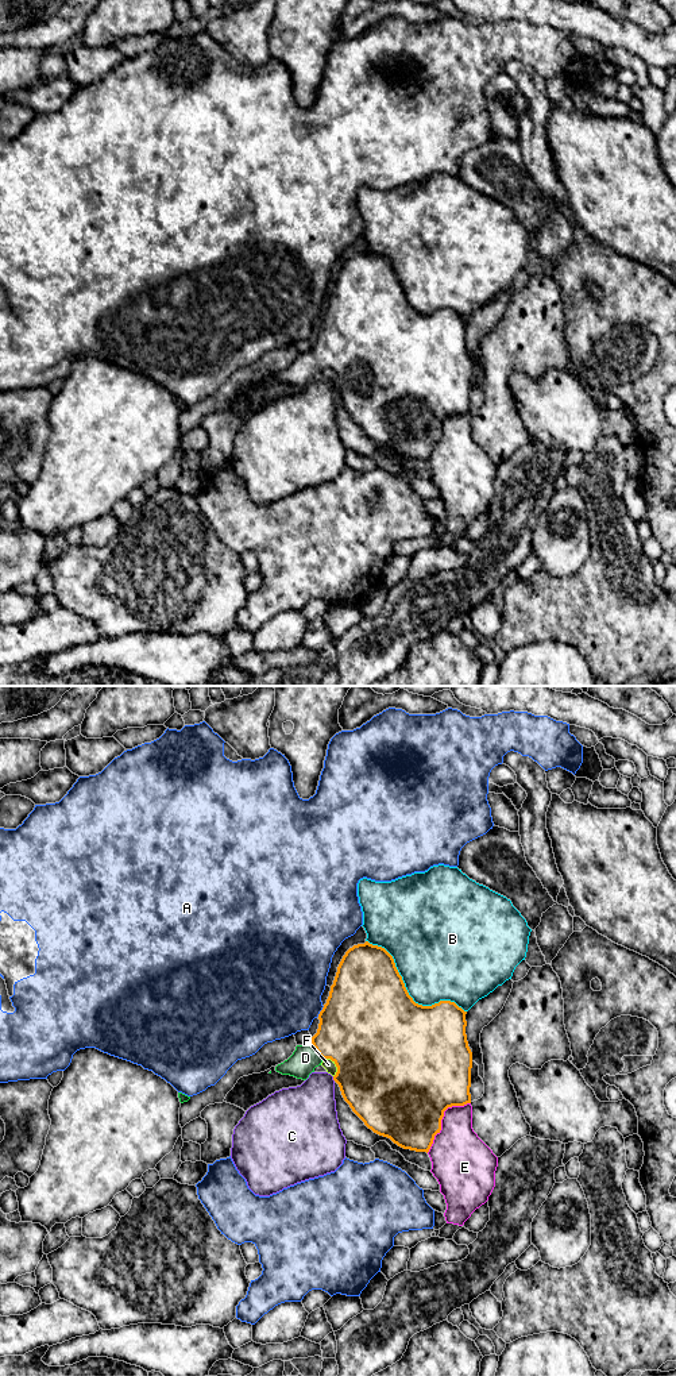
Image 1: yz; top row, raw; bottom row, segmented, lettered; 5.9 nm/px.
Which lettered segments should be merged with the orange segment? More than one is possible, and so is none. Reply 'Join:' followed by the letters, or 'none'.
Join: D

